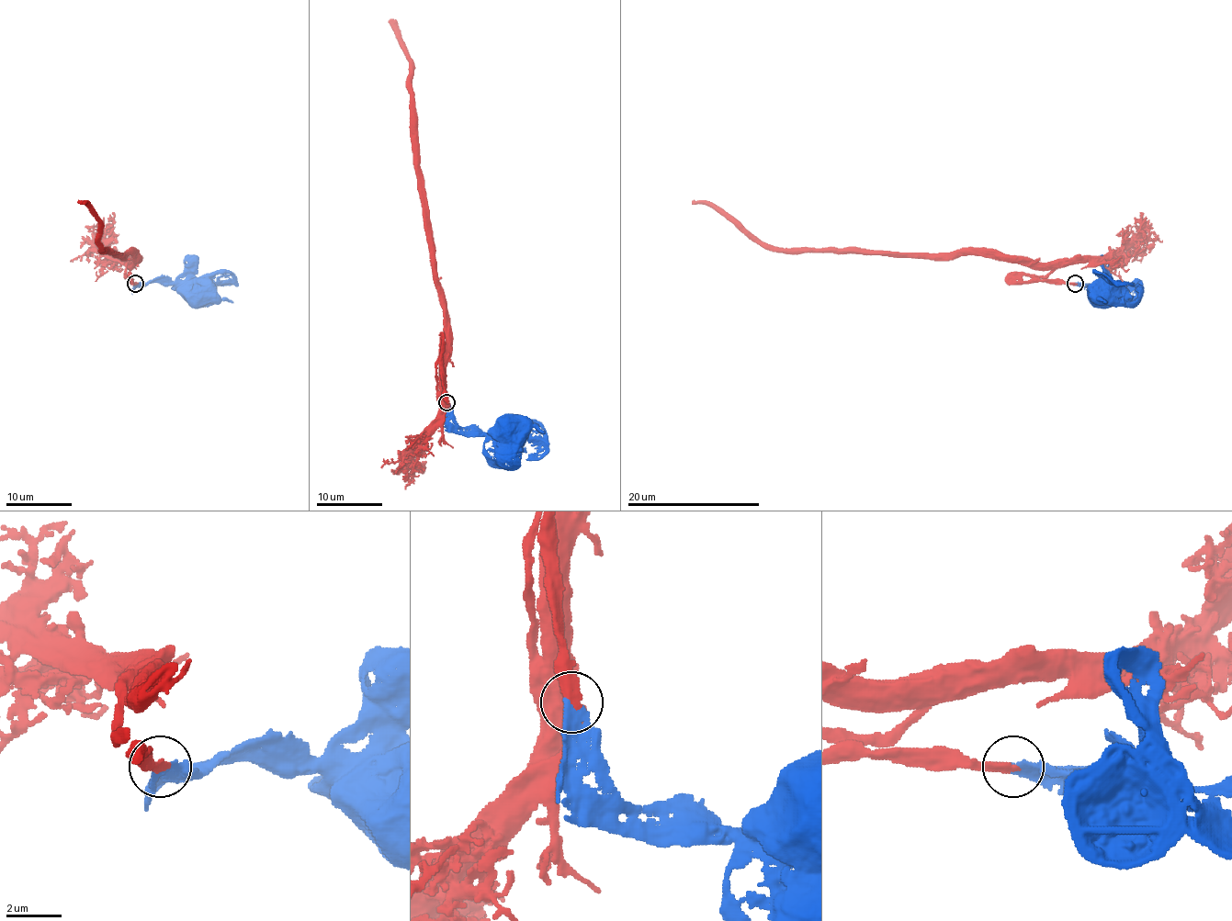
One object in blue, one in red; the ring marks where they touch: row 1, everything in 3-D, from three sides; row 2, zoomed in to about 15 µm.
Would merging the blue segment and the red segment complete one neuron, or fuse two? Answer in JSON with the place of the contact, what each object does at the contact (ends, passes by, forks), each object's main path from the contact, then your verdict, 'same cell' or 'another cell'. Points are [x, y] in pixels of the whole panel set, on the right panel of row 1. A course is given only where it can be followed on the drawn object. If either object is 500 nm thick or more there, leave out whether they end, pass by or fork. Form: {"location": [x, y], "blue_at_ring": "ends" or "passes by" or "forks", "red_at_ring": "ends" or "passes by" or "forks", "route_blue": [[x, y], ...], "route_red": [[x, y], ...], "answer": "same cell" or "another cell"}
{"location": [1075, 284], "blue_at_ring": "ends", "red_at_ring": "ends", "route_blue": [[1075, 283], [1087, 285], [1104, 281], [1106, 289]], "route_red": [[1075, 283], [1044, 281], [1050, 268], [1034, 268], [980, 254], [763, 246], [706, 204], [692, 200]], "answer": "same cell"}

